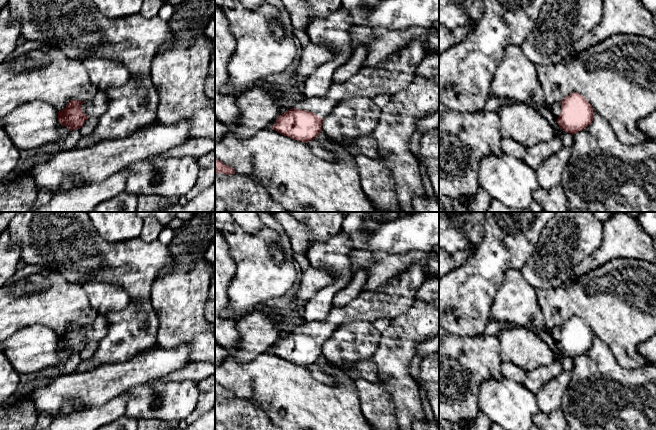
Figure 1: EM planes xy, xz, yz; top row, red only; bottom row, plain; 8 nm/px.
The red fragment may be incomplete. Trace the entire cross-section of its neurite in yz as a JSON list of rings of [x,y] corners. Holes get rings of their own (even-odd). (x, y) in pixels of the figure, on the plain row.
[[[577,316],[553,328],[549,334],[557,343],[559,351],[572,359],[588,351],[594,342],[591,328]]]

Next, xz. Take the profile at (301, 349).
[[[415,262],[405,272],[391,279],[384,286],[375,290],[362,291],[356,299],[346,306],[341,308],[333,307],[325,321],[302,322],[290,334],[277,341],[272,353],[291,363],[308,367],[316,363],[317,359],[322,355],[322,347],[326,339],[345,322],[373,323],[379,318],[394,319],[405,313],[416,301],[417,290],[425,279],[426,276],[422,267]]]

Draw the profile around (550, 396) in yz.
[[[564,370],[543,385],[537,393],[539,411],[548,414],[561,410],[563,396],[570,386],[570,381],[570,372]]]

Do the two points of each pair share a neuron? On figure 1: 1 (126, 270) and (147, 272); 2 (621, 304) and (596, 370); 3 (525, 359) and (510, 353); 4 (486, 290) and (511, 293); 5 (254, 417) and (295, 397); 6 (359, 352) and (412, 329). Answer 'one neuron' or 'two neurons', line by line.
1: one neuron
2: two neurons
3: one neuron
4: two neurons
5: two neurons
6: two neurons

